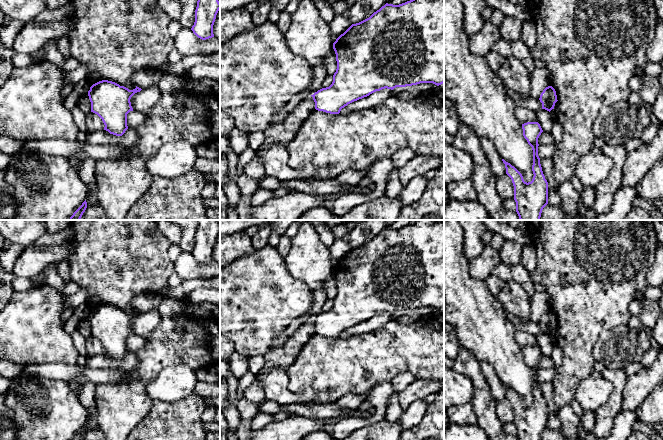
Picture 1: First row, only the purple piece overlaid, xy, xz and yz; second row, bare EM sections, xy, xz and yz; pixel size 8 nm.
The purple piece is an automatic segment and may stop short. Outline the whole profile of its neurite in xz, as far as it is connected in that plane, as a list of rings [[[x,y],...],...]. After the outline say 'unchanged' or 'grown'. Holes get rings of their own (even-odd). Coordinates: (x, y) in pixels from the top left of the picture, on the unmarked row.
[[[416,220],[399,229],[386,227],[369,242],[352,248],[333,267],[337,293],[329,311],[315,316],[315,333],[330,338],[339,338],[348,328],[382,313],[393,314],[420,307],[444,307],[444,220]]]; unchanged

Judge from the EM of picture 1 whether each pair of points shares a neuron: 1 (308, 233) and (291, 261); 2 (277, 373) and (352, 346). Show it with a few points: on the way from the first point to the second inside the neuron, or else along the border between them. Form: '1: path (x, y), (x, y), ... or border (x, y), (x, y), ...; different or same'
1: path (307, 240), (306, 246), (298, 254); same
2: border (285, 370), (288, 376), (288, 388), (294, 392); different

